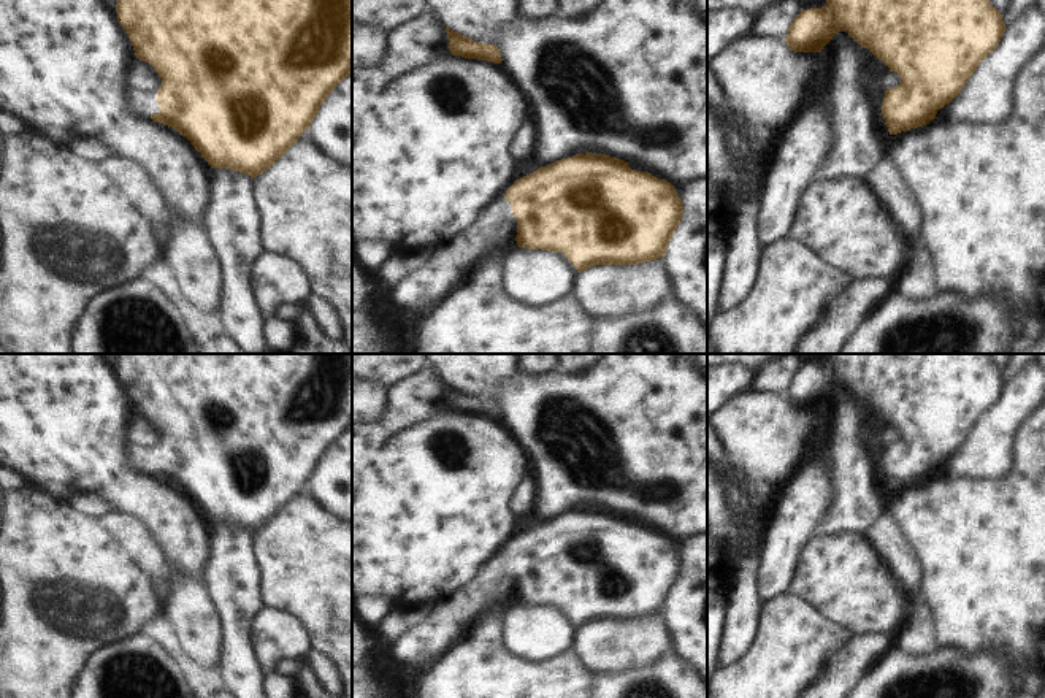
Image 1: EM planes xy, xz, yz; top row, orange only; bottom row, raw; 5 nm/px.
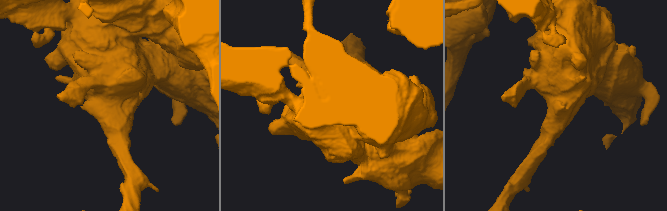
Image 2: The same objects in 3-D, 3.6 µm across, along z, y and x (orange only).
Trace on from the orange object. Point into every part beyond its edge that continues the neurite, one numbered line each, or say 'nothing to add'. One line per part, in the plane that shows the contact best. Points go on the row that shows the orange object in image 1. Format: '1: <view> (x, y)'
1: xy (143, 103)

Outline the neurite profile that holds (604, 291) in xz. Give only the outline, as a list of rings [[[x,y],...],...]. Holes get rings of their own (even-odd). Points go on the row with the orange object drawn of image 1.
[[[664,257],[636,265],[595,265],[579,273],[574,295],[595,319],[623,319],[672,300]]]

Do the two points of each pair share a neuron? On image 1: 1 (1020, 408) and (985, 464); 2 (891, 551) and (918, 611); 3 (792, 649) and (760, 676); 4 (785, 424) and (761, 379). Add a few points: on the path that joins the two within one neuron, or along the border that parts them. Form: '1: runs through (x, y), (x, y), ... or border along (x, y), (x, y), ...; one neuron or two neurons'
1: runs through (1006, 422), (993, 435), (988, 449); one neuron
2: runs through (906, 565), (915, 597); one neuron
3: runs through (784, 657), (768, 673); one neuron
4: border along (749, 389), (784, 395); two neurons

